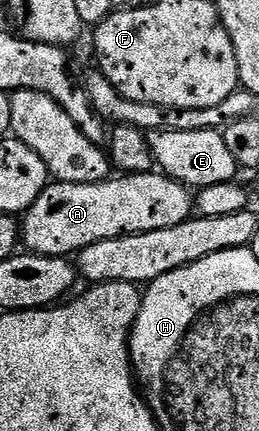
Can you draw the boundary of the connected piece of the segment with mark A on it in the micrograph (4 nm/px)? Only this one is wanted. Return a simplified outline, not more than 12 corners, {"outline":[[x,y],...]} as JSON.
{"outline":[[164,173],[50,182],[24,212],[24,250],[69,257],[194,214]]}

